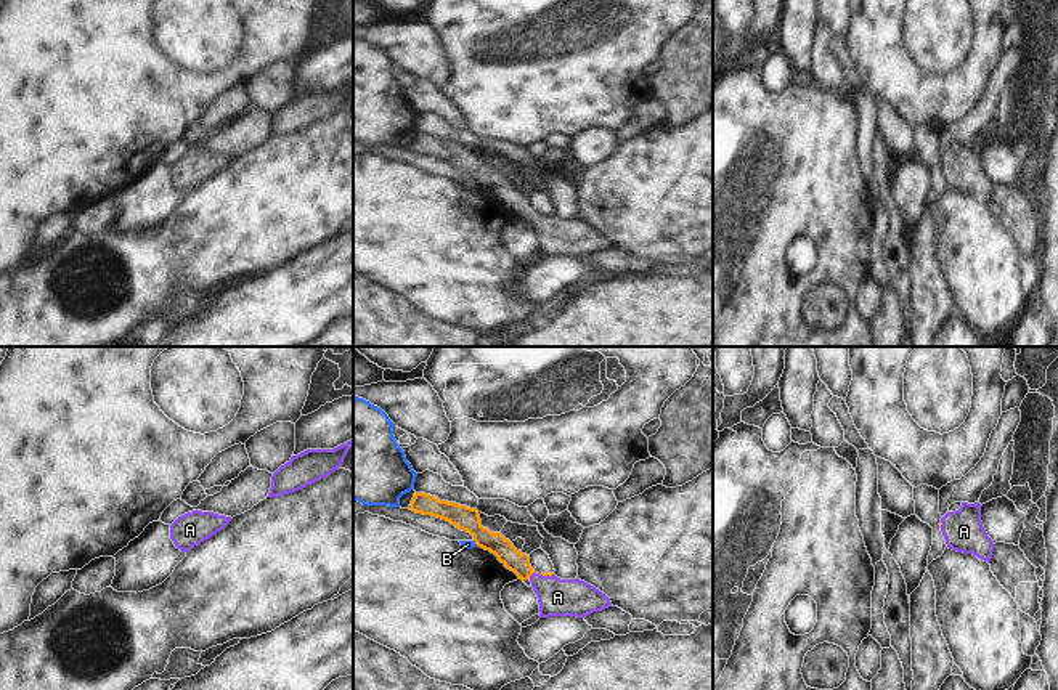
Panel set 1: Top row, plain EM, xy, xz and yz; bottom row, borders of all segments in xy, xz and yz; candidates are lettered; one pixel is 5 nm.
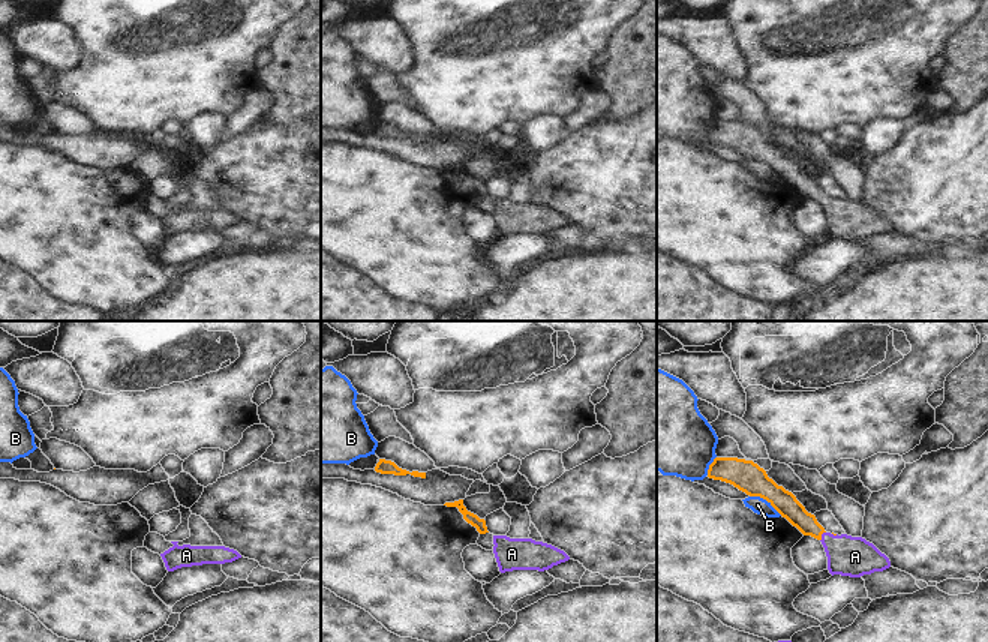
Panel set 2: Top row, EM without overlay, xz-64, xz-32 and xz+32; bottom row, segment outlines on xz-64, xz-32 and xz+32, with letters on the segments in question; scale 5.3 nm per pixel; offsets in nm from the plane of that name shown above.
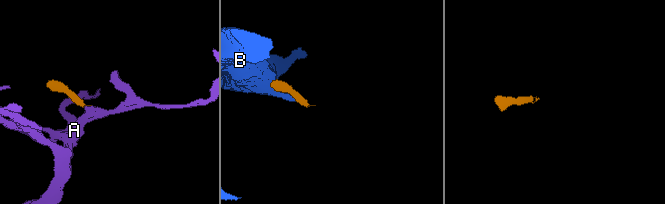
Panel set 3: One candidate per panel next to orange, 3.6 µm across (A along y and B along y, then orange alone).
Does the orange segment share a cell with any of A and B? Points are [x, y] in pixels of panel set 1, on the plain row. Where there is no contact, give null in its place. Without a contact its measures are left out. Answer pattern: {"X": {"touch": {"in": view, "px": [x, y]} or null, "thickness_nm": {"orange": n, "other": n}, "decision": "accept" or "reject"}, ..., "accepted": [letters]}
{"A": {"touch": {"in": "xz", "px": [532, 214]}, "thickness_nm": {"orange": 110, "other": 190}, "decision": "accept"}, "B": {"touch": {"in": "xz", "px": [476, 183]}, "thickness_nm": {"orange": 120, "other": 50}, "decision": "reject"}, "accepted": ["A"]}

